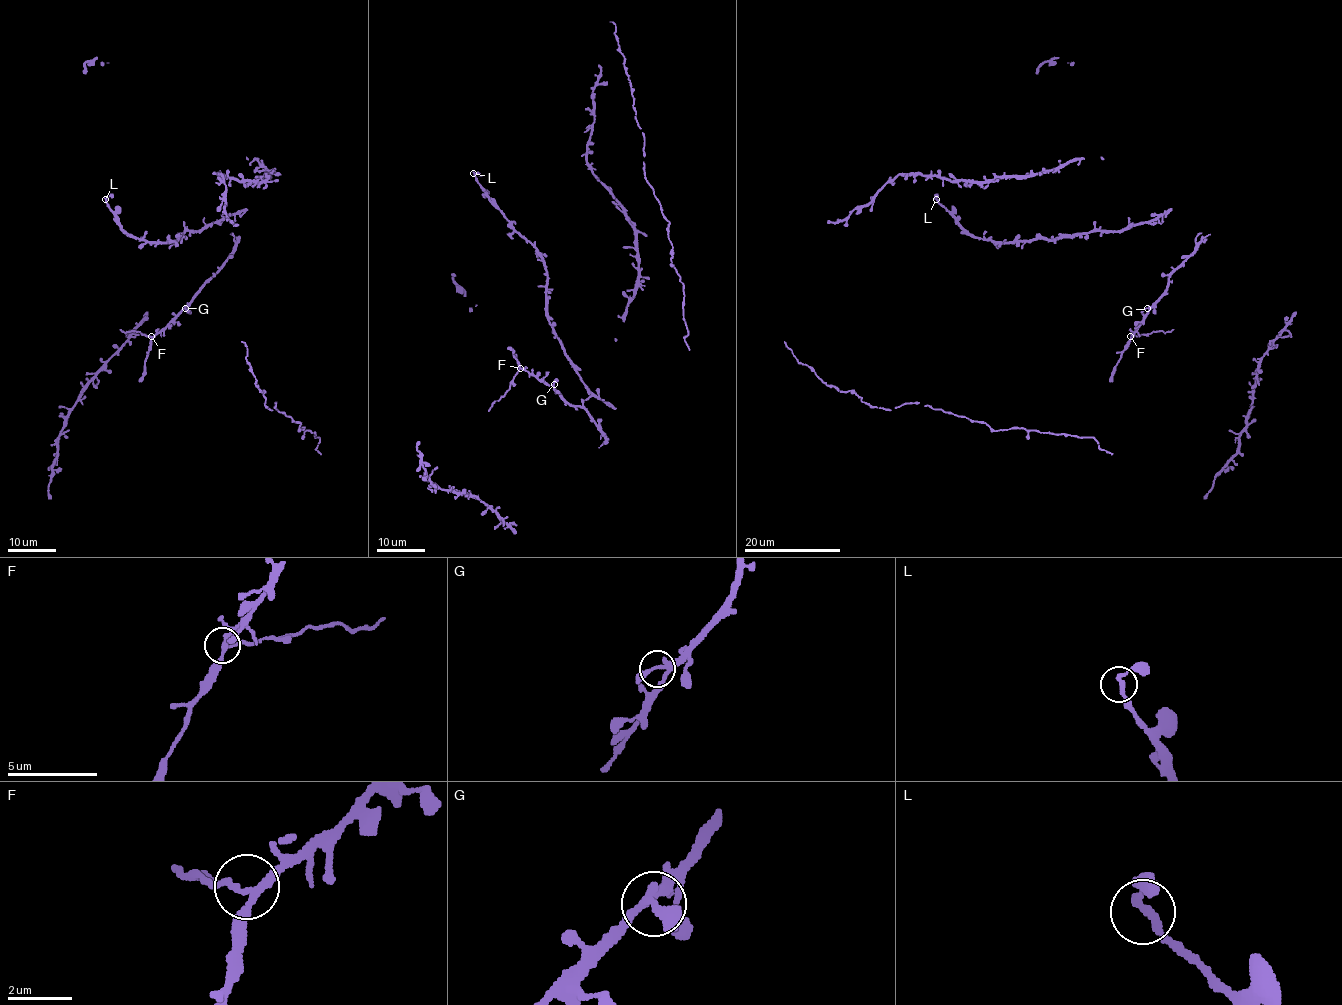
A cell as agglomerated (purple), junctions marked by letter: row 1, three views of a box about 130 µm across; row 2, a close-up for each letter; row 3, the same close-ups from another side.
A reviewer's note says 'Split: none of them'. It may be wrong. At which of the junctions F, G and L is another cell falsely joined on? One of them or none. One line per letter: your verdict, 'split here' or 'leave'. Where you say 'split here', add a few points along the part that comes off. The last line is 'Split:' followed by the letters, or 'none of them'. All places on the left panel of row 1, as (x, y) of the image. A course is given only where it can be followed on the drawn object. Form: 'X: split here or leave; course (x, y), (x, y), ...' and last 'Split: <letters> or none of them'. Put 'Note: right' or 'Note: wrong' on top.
Note: wrong
F: split here; course (152, 336), (138, 331), (123, 332), (119, 329)
G: leave
L: leave
Split: F

